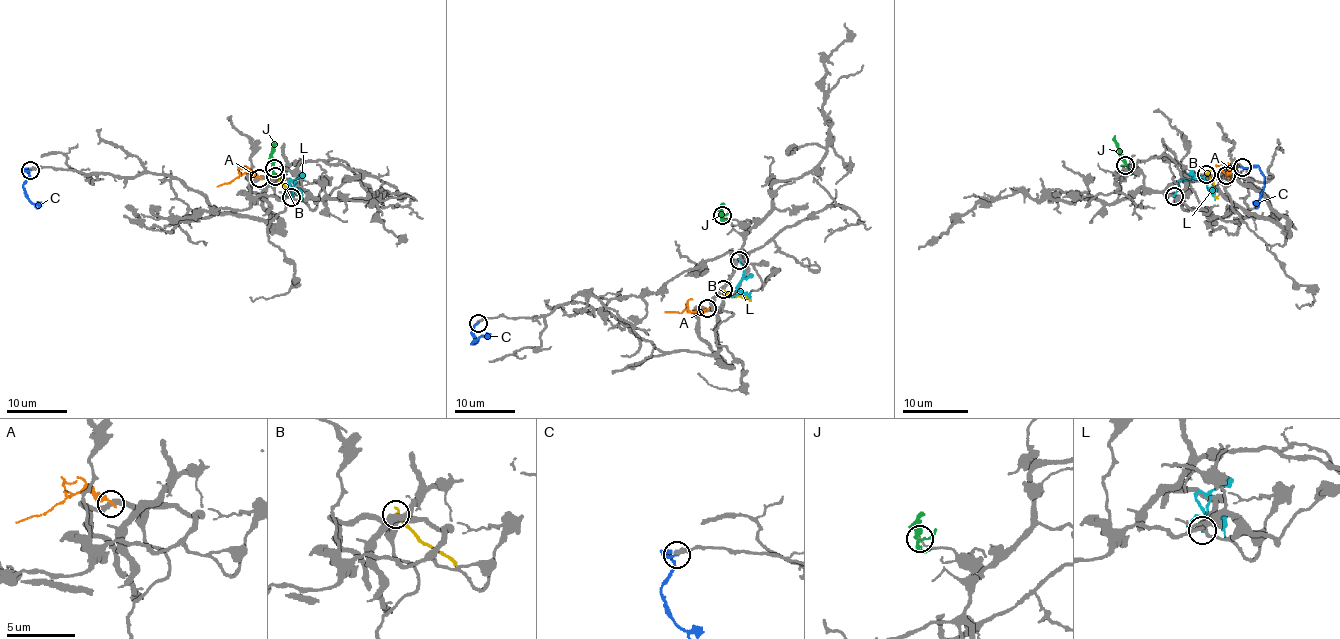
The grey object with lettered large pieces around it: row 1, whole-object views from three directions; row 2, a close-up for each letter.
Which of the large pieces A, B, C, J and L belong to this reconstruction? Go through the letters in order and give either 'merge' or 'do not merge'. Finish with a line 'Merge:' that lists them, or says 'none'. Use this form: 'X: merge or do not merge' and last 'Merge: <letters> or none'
A: do not merge
B: do not merge
C: merge
J: do not merge
L: do not merge
Merge: C

